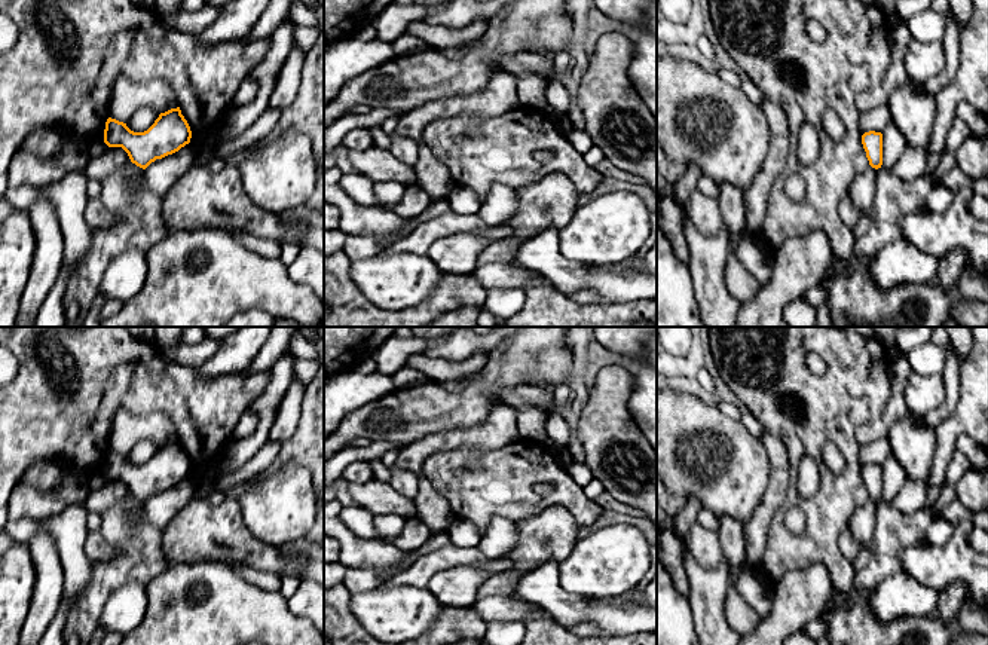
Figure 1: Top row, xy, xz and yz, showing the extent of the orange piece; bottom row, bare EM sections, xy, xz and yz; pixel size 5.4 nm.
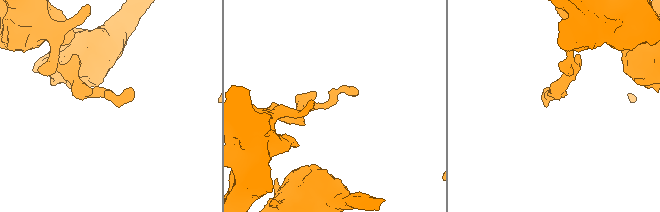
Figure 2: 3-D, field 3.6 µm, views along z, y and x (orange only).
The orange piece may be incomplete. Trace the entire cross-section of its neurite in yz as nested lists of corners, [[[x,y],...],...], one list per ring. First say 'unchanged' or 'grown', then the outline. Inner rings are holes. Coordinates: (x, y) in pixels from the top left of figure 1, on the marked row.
unchanged; [[[869,131],[862,135],[862,144],[866,152],[869,165],[875,169],[883,165],[883,134]]]

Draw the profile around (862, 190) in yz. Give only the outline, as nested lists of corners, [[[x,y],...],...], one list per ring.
[[[871,165],[865,172],[860,172],[854,177],[850,184],[848,196],[859,210],[860,215],[871,215],[872,204],[875,198],[877,186],[877,169]]]

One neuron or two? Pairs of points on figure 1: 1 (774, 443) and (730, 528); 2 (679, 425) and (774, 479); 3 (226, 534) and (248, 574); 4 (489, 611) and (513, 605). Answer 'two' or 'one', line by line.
1: two
2: two
3: two
4: one

